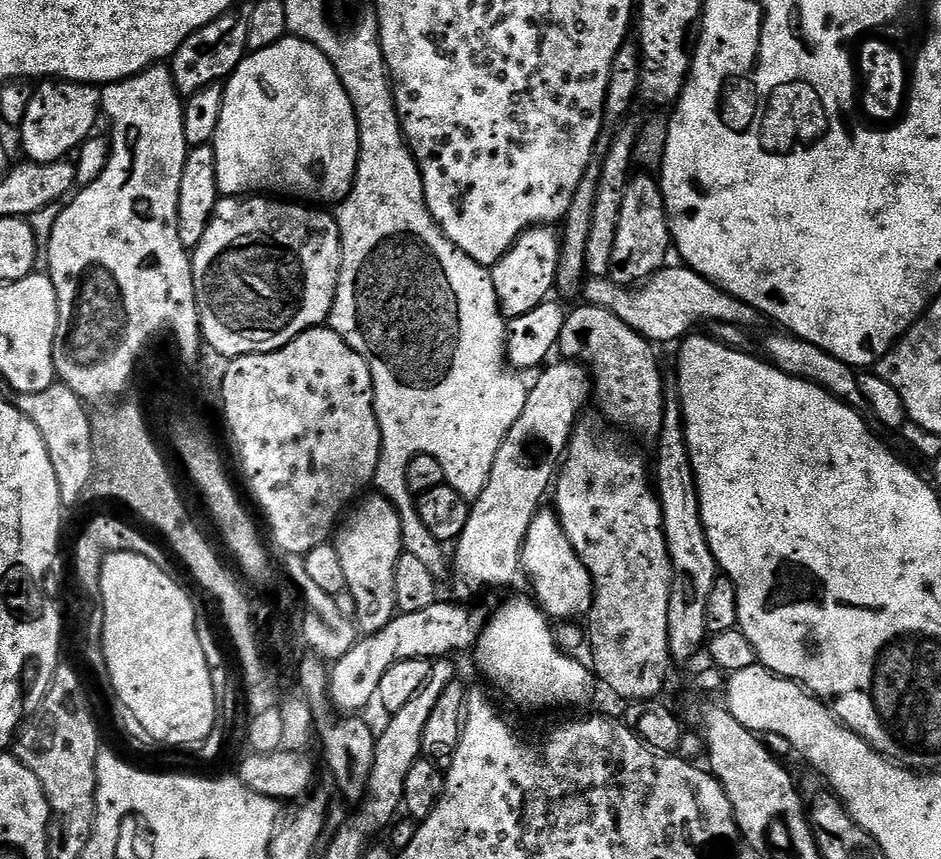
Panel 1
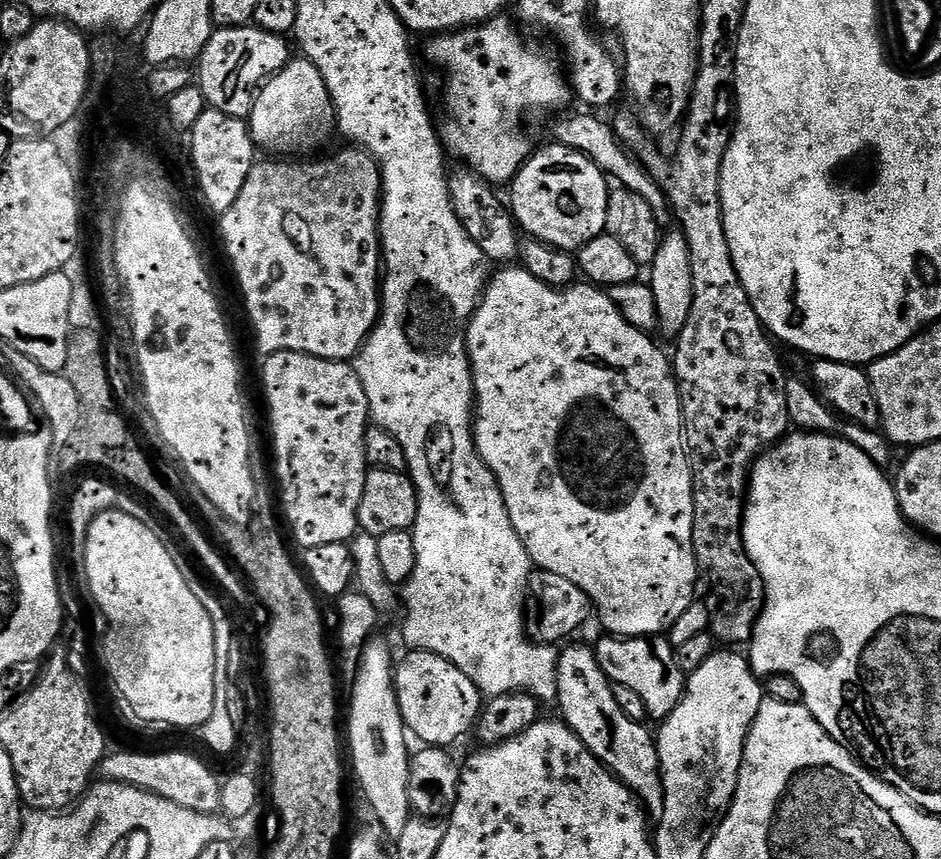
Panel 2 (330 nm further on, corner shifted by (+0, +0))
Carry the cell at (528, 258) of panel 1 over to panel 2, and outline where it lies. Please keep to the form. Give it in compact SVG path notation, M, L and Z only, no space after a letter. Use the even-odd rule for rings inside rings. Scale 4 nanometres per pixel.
M555 142L549 144L549 148L537 147L520 167L516 177L511 180L510 211L519 231L525 237L541 240L543 244L549 244L554 248L562 249L564 252L576 254L579 253L582 246L586 246L586 242L594 242L594 238L605 235L604 227L606 226L606 206L608 205L610 180L586 154L573 148L567 148L564 144Z

